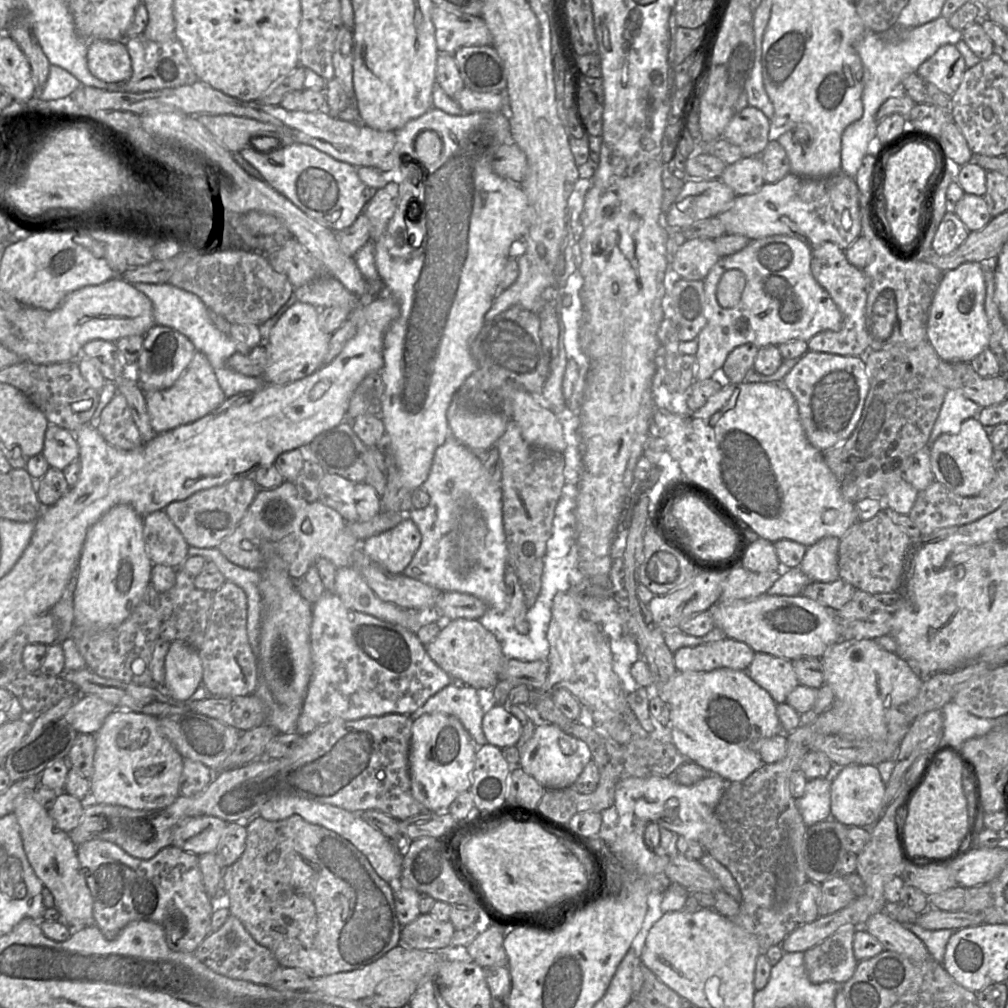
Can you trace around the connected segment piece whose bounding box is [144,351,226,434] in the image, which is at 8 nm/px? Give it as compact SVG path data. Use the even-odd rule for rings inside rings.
M196 351L190 364L169 388L144 392L150 424L156 434L167 432L215 411L226 399L207 357Z

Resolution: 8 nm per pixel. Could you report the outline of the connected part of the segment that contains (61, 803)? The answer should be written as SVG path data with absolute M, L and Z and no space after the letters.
M62 791L48 813L60 830L69 833L78 826L86 802Z

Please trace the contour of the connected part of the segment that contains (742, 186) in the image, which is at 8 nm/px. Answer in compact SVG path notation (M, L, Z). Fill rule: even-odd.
M760 156L743 157L727 165L719 180L730 187L736 196L756 193L764 184L764 165Z

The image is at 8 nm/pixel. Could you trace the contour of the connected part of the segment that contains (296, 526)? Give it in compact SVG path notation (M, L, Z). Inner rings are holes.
M284 481L275 488L259 489L239 524L221 541L217 549L230 562L249 570L259 571L262 566L261 542L271 542L274 545L287 564L290 577L294 580L302 578L310 566L315 566L319 558L330 560L336 568L350 567L353 552L360 546L360 541L350 533L346 521L337 511L319 500L312 503L306 502L300 497L295 483L289 481Z

